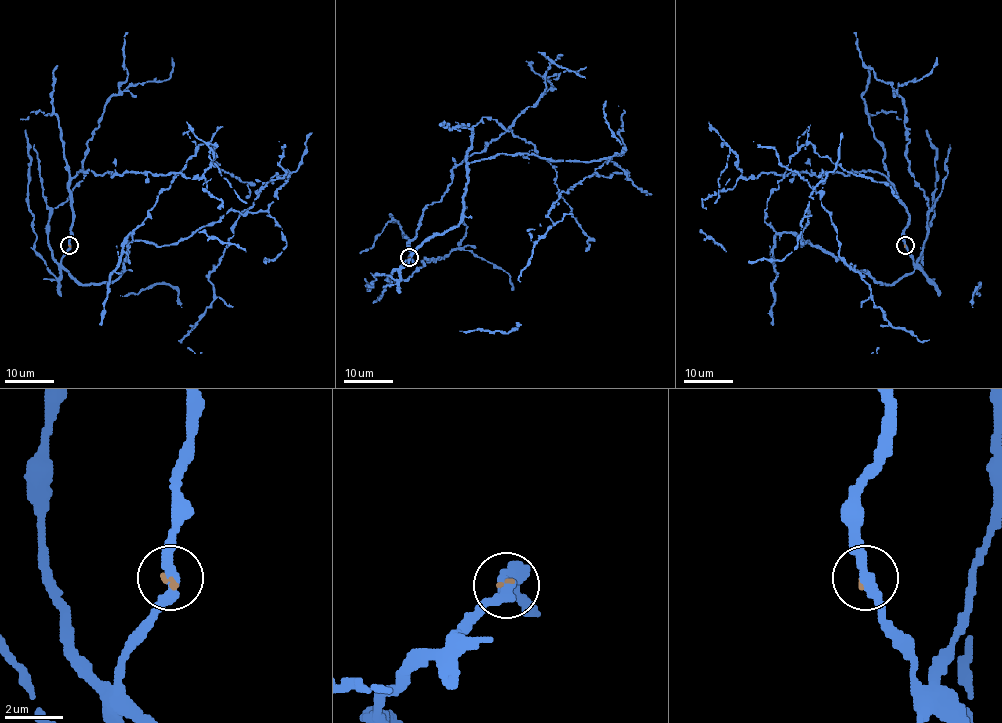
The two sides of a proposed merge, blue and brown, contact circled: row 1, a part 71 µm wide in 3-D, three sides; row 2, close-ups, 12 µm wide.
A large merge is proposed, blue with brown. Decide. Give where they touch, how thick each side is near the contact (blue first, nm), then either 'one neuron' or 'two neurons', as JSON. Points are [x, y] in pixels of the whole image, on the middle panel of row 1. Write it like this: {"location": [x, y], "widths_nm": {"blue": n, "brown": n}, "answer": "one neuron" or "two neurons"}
{"location": [409, 257], "widths_nm": {"blue": 380, "brown": 150}, "answer": "two neurons"}

